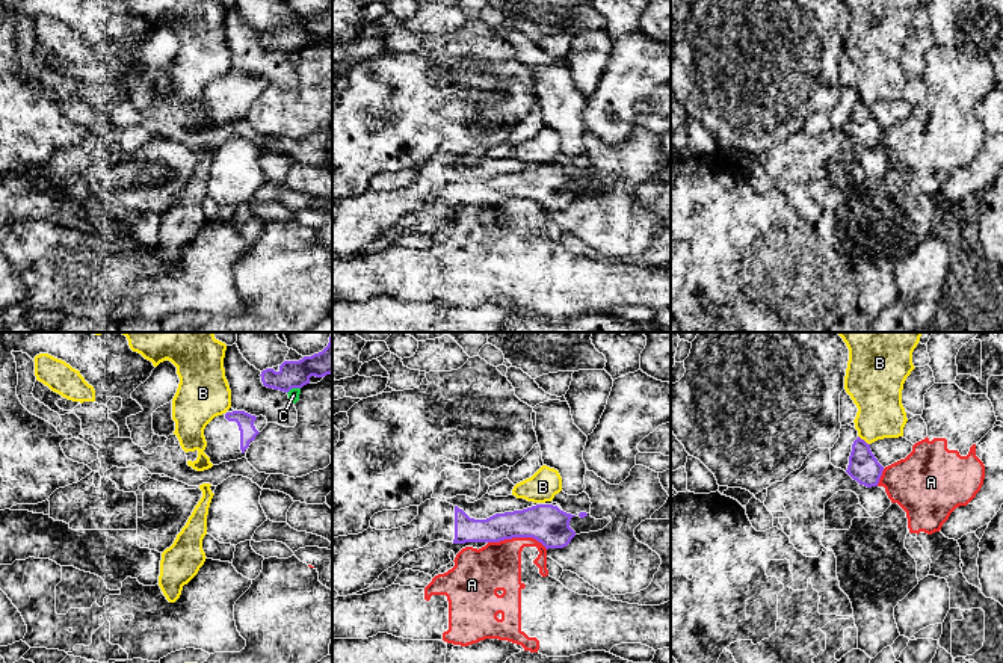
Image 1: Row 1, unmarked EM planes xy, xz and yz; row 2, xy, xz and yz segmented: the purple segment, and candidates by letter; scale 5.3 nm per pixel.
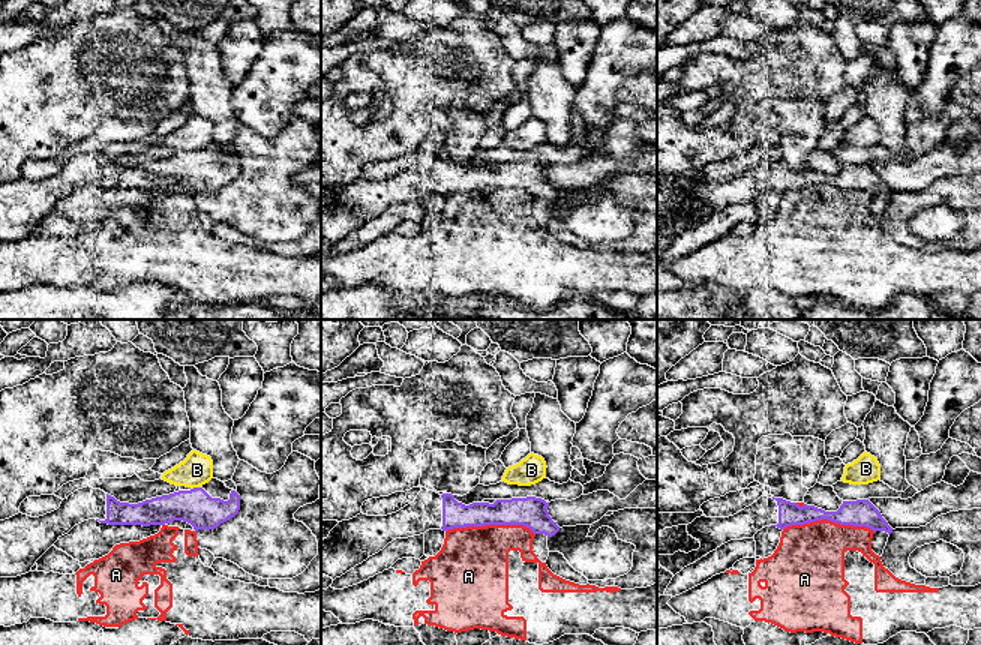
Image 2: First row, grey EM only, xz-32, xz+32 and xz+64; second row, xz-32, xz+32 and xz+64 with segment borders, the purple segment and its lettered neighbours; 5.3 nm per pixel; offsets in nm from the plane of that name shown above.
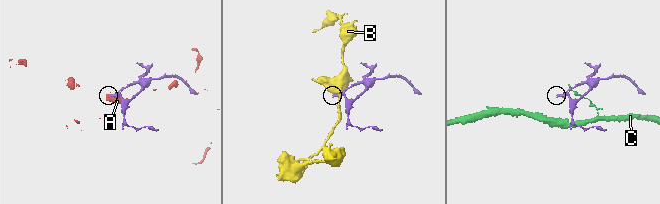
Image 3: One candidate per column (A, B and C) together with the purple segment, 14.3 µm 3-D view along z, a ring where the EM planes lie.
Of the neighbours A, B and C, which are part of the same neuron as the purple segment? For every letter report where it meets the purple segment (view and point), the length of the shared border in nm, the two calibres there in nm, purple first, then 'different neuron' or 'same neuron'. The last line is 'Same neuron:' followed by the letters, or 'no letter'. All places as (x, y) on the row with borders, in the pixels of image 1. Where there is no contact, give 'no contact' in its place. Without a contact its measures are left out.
A: xz (518, 536) | 320 nm | 200/260 nm | different neuron
B: yz (863, 440) | 80 nm | 160/260 nm | different neuron
C: xy (293, 387) | 80 nm | 140/60 nm | different neuron
Same neuron: no letter

